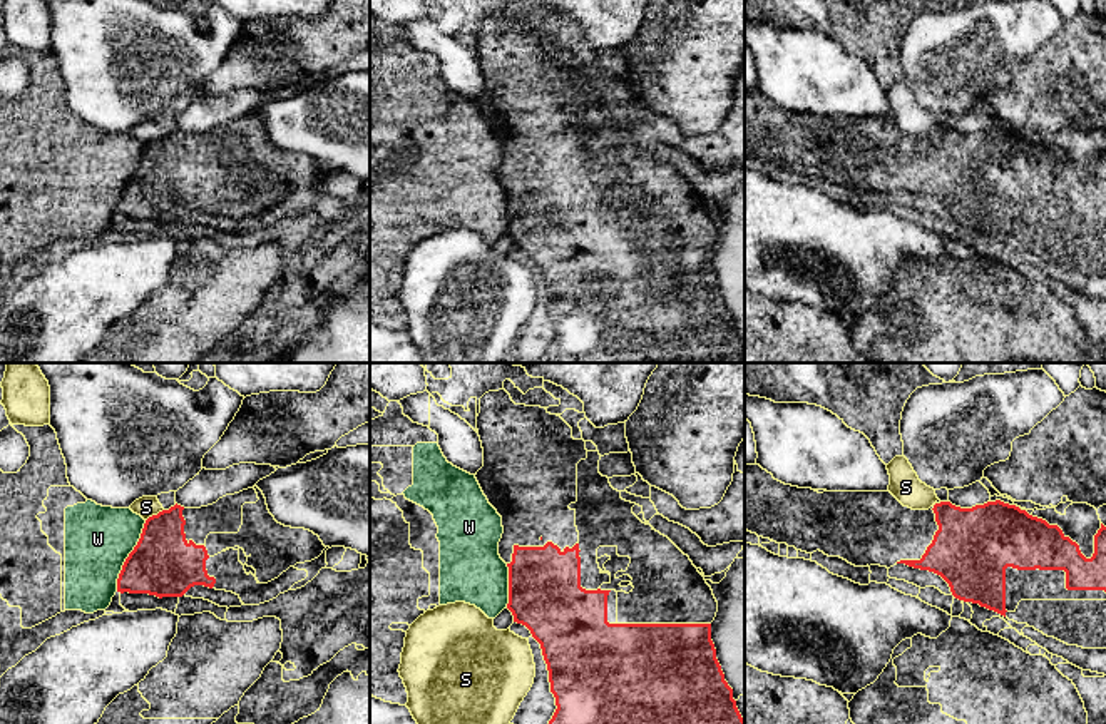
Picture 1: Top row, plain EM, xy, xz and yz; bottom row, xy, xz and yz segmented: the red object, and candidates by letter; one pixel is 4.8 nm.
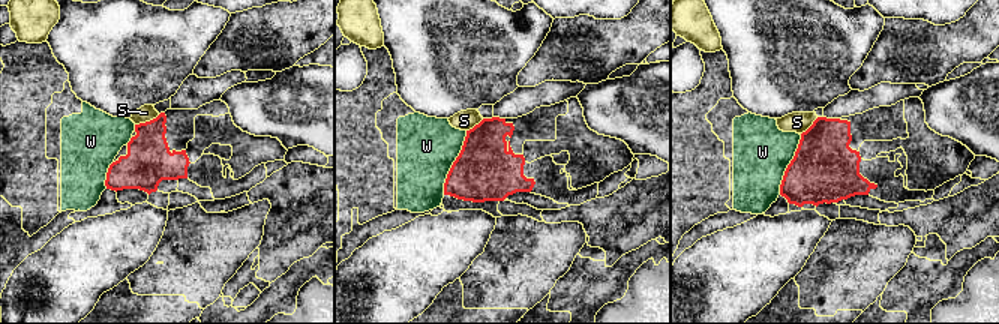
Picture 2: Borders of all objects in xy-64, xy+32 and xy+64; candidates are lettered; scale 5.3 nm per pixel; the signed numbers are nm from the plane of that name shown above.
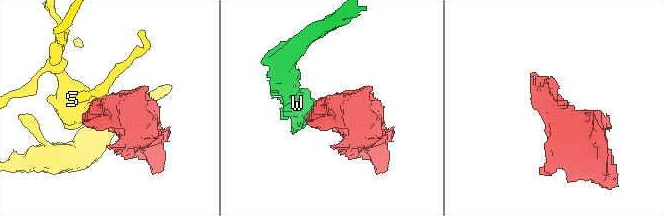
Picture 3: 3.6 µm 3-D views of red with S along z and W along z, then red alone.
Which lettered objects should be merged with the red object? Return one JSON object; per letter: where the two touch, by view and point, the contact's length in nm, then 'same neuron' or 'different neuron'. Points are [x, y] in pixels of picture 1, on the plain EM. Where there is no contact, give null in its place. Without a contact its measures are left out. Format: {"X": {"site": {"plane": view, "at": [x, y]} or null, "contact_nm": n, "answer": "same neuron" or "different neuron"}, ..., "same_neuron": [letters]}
{"S": {"site": {"plane": "xy", "at": [154, 141]}, "contact_nm": 110, "answer": "different neuron"}, "W": {"site": {"plane": "xy", "at": [129, 181]}, "contact_nm": 380, "answer": "different neuron"}, "same_neuron": []}

